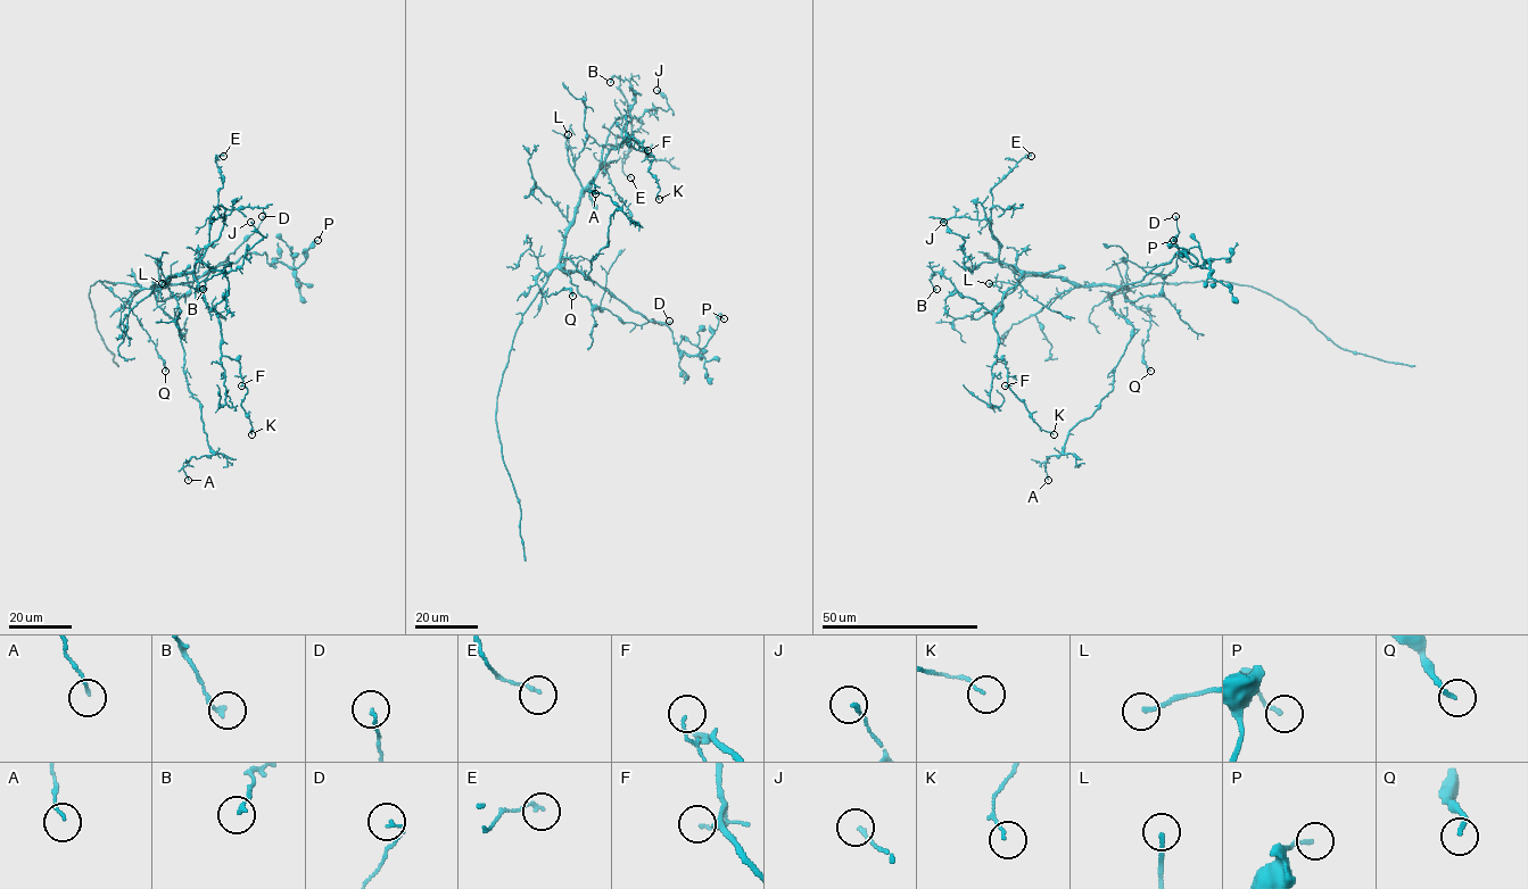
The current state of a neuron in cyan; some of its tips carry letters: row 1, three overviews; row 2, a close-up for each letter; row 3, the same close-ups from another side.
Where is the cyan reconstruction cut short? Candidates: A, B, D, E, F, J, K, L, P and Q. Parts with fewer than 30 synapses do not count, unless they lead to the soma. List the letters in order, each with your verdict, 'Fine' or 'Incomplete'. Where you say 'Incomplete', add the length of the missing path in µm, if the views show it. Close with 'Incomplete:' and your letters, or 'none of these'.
A: Fine
B: Fine
D: Fine
E: Fine
F: Fine
J: Fine
K: Fine
L: Fine
P: Fine
Q: Fine
Incomplete: none of these

